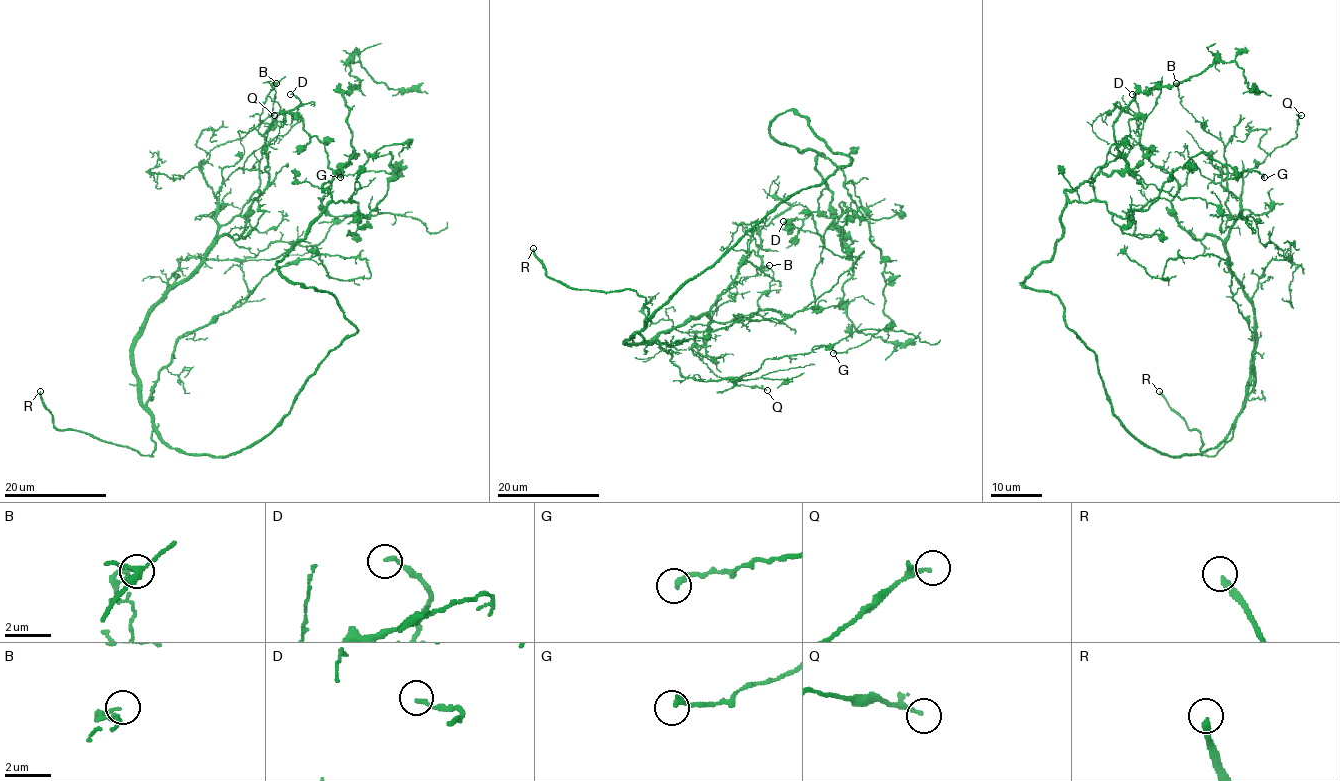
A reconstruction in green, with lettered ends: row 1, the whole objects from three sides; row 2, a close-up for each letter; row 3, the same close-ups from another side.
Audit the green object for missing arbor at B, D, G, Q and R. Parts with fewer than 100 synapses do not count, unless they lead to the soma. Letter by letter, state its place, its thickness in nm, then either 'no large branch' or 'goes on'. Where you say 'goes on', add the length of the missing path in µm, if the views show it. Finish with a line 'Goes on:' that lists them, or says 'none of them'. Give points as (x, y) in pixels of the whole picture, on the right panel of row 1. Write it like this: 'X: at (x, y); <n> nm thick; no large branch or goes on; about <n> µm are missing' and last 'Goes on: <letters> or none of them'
B: at (1176, 83); 120 nm thick; no large branch
D: at (1132, 94); 170 nm thick; no large branch
G: at (1264, 177); 220 nm thick; no large branch
Q: at (1301, 115); 120 nm thick; no large branch
R: at (1159, 391); 260 nm thick; goes on; about 40 µm are missing
Goes on: R

